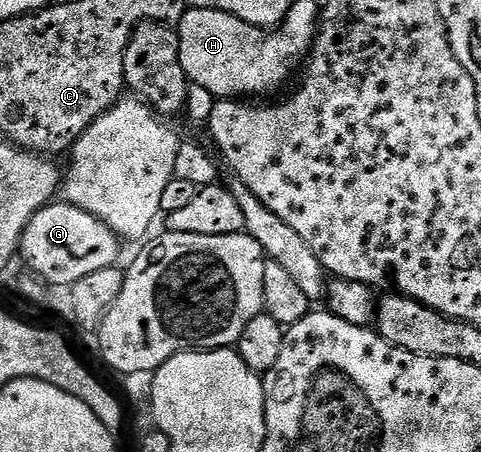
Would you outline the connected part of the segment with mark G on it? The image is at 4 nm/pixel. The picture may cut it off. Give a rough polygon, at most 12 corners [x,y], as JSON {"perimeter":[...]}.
{"perimeter":[[53,200],[20,237],[25,267],[49,287],[121,261],[98,216]]}

